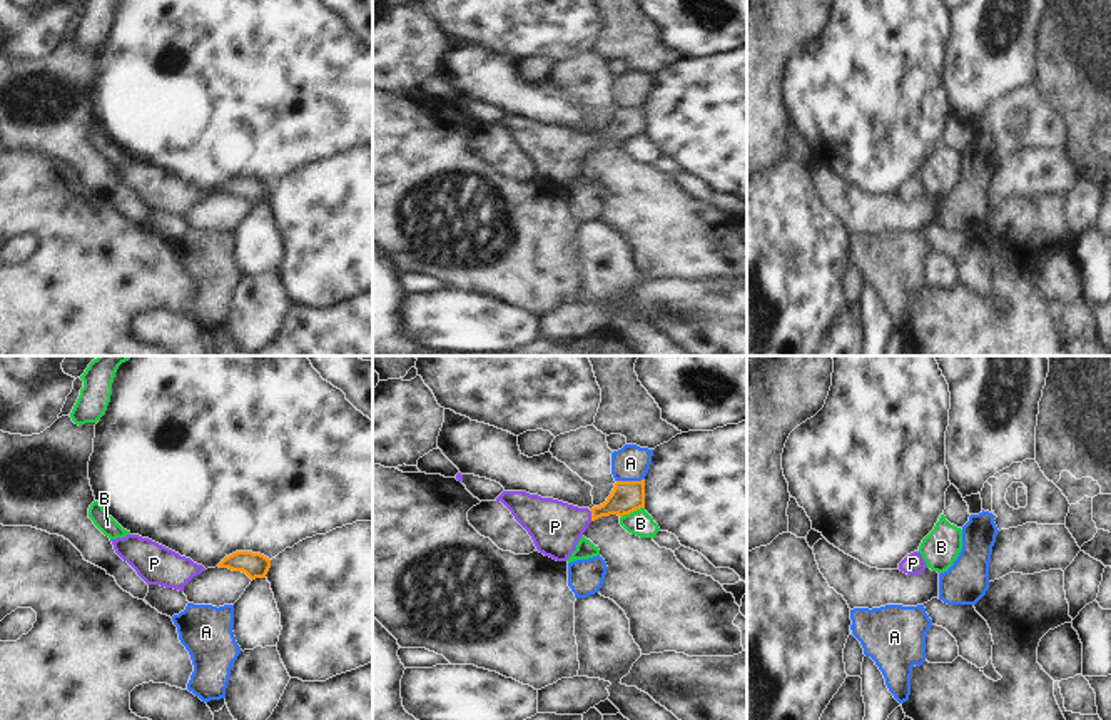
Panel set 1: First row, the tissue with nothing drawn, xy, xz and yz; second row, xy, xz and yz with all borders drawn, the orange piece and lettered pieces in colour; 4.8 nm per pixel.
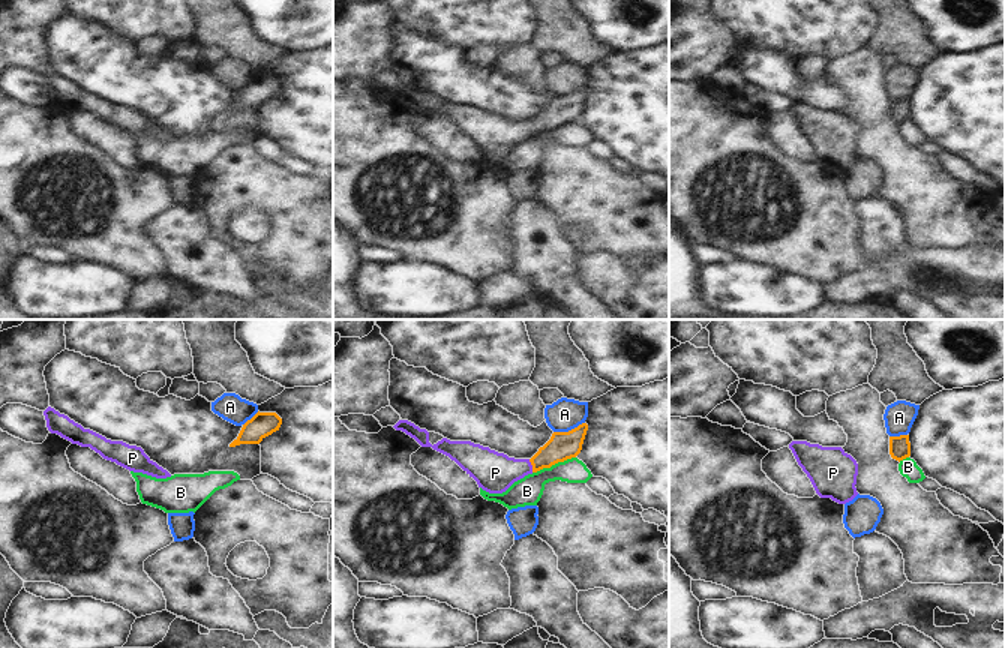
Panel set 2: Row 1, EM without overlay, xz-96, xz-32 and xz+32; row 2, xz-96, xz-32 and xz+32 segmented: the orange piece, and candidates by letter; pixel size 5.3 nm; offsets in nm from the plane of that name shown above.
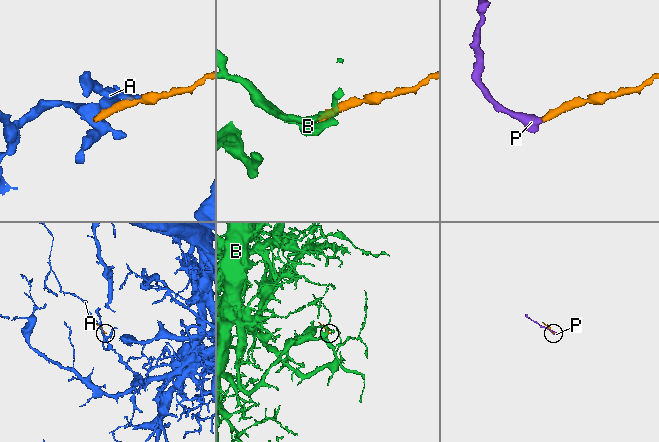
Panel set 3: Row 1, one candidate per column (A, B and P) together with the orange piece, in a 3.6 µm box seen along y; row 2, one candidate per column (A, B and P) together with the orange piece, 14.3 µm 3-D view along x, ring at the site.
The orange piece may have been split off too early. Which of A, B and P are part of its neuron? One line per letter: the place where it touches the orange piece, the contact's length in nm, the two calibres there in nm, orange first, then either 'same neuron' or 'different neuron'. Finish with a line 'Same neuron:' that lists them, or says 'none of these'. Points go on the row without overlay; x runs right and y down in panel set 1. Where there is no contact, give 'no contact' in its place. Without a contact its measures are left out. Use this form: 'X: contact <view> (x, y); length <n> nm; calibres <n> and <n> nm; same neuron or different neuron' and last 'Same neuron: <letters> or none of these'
A: contact xz (630, 107); length 140 nm; calibres 160 and 170 nm; different neuron
B: contact xz (632, 137); length 130 nm; calibres 160 and 120 nm; different neuron
P: contact xz (592, 141); length 60 nm; calibres 160 and 260 nm; same neuron
Same neuron: P

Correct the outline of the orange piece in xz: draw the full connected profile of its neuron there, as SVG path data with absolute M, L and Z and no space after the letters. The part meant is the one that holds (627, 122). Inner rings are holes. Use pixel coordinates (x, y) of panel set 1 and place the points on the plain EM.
M645 105L616 107L606 127L591 135L526 117L503 117L496 127L511 137L540 179L566 187L591 147L610 140L621 144L645 134Z

